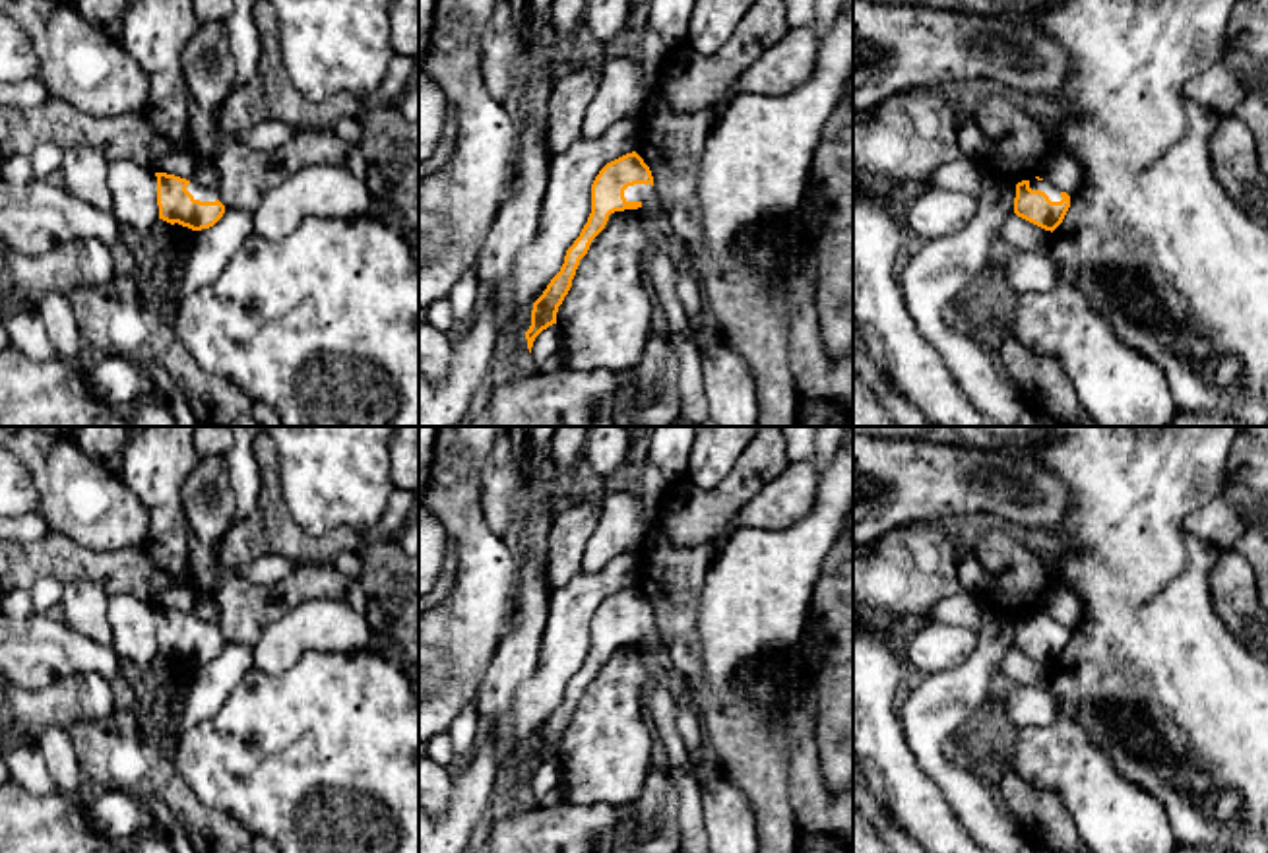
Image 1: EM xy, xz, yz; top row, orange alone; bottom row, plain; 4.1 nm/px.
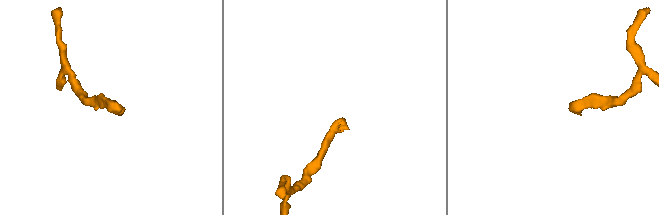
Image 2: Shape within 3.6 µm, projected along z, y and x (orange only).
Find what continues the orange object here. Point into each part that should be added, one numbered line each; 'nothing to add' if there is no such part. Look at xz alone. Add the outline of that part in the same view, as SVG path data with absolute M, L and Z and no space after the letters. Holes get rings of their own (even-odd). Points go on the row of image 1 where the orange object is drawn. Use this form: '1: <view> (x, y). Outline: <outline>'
1: xz (638, 192). Outline: M634 184L624 190L626 202L659 204L651 184Z

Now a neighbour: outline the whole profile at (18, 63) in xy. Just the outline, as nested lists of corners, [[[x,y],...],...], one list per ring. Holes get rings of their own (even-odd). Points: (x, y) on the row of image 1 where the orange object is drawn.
[[[0,12],[0,83],[39,78],[39,62],[29,35]]]

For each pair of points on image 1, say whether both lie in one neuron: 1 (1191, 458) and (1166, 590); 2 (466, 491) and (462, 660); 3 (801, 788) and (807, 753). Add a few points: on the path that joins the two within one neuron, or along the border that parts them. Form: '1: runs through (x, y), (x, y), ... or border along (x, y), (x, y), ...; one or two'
1: runs through (1166, 491), (1166, 557); one
2: runs through (466, 534), (464, 617); one
3: runs through (805, 780), (805, 760); one

